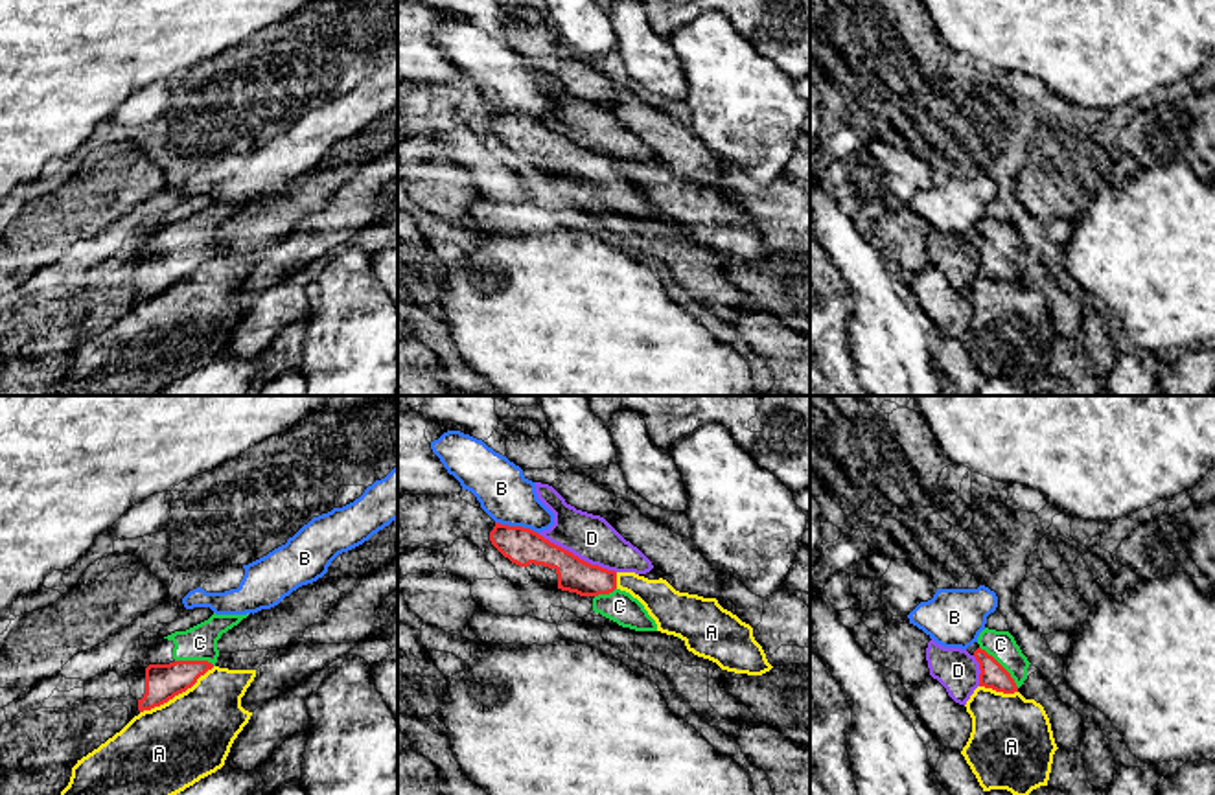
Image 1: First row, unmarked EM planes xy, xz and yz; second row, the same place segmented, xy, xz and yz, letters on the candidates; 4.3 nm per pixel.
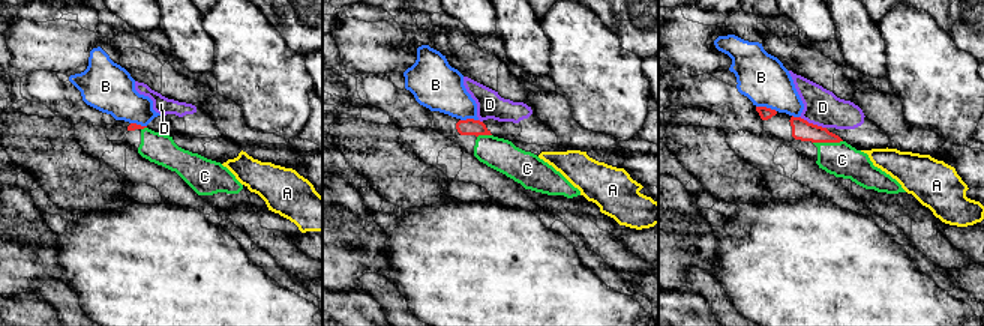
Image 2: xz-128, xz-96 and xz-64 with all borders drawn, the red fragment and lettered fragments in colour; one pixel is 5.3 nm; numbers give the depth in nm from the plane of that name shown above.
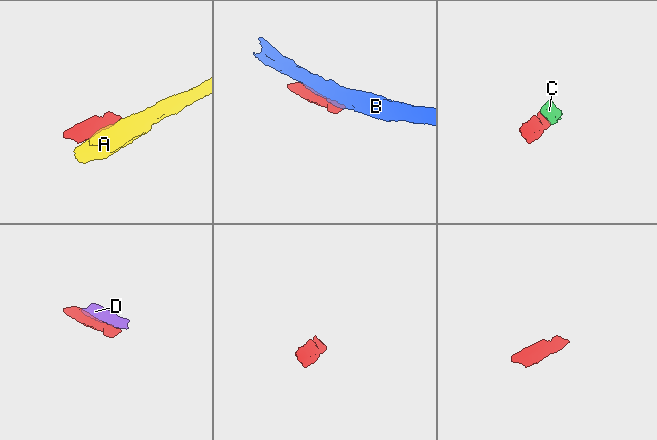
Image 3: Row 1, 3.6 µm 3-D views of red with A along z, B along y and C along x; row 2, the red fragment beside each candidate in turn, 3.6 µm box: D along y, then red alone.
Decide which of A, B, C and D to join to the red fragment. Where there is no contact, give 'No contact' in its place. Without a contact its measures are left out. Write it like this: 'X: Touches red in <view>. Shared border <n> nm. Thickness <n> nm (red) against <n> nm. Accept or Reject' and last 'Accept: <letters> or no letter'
A: Touches red in xy. Shared border 380 nm. Thickness 160 nm (red) against 380 nm. Reject
B: Touches red in xz. Shared border 200 nm. Thickness 160 nm (red) against 220 nm. Reject
C: Touches red in yz. Shared border 260 nm. Thickness 110 nm (red) against 120 nm. Accept
D: Touches red in xz. Shared border 380 nm. Thickness 160 nm (red) against 200 nm. Reject
Accept: C

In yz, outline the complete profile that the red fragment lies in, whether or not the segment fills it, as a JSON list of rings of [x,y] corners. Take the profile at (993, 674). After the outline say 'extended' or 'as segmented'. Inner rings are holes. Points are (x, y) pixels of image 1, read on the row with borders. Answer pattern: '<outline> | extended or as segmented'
[[[985,628],[974,651],[979,662],[979,686],[1003,694],[1014,694],[1027,679],[1029,661],[1009,631]]] | extended

